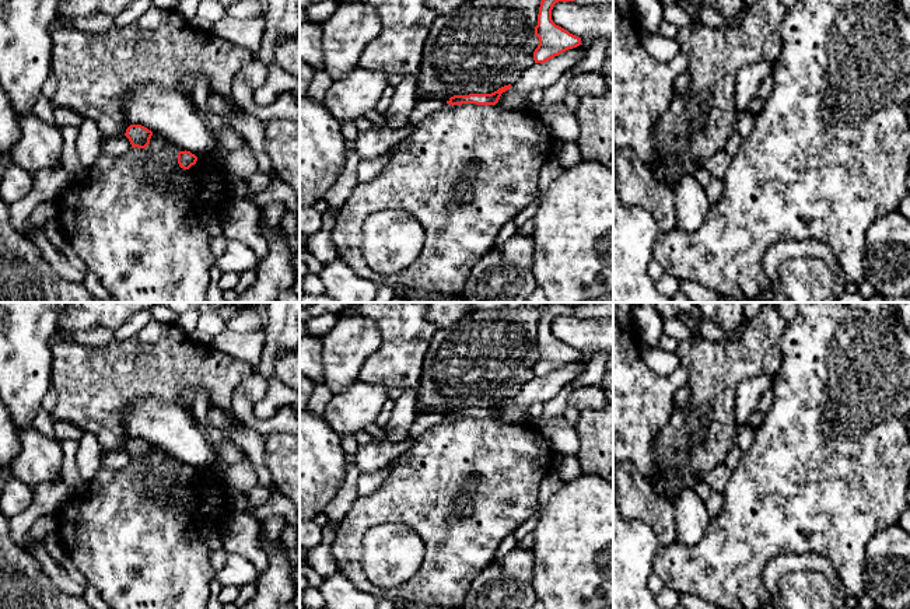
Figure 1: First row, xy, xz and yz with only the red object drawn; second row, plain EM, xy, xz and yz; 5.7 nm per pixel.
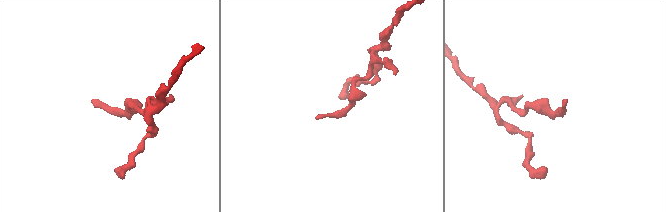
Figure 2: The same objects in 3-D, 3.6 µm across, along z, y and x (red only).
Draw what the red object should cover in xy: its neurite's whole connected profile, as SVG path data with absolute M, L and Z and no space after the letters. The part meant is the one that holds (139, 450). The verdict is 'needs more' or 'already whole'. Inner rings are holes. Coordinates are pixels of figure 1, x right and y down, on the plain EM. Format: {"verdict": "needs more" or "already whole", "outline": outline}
{"verdict": "already whole", "outline": "M130 438L125 449L129 452L132 461L146 462L150 458L153 445L141 438Z"}

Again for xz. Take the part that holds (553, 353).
{"verdict": "already whole", "outline": "M549 304L540 315L538 339L535 340L535 349L539 351L539 358L533 365L535 377L545 377L554 370L581 358L581 351L553 336L552 323L559 315L574 315L574 307Z"}

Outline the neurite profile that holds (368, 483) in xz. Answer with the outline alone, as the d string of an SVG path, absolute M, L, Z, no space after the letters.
M393 463L372 473L360 473L357 480L358 496L374 494L382 486L382 483L388 479L392 470L393 470Z

